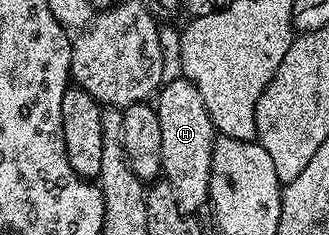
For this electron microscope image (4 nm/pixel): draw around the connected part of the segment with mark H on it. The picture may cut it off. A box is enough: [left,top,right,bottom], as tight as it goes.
[154,77,218,216]

